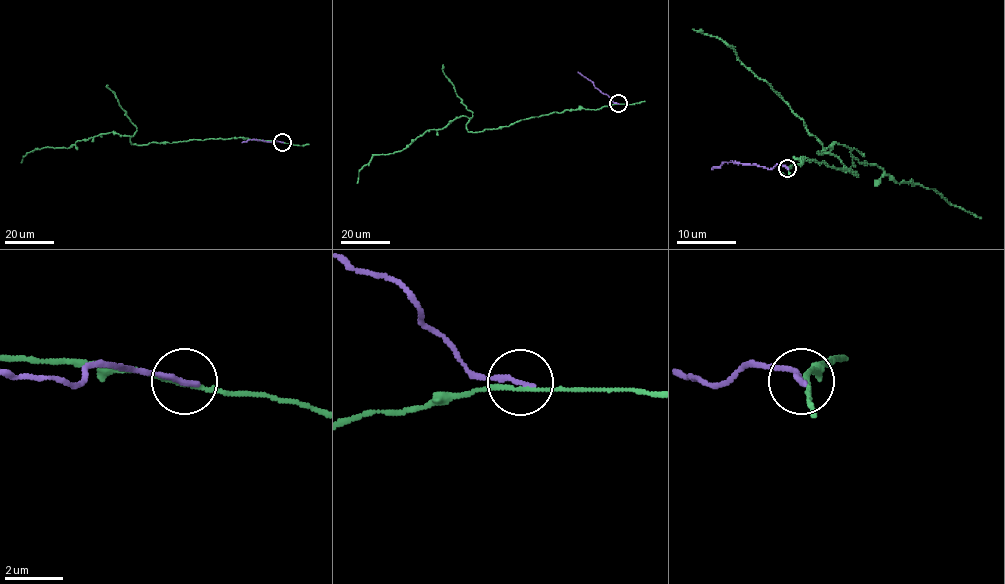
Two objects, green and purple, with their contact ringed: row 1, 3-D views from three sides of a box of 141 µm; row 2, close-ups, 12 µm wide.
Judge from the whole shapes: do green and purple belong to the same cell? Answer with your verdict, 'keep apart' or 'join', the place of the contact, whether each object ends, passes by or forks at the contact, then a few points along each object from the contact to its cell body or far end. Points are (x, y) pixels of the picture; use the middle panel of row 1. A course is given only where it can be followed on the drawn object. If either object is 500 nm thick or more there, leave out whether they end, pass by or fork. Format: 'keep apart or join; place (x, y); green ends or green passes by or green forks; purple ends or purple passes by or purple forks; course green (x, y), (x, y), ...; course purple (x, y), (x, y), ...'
keep apart; place (618, 103); green passes by; purple ends; course green (618, 104), (474, 132), (467, 131), (469, 118), (456, 117), (402, 150), (374, 155), (357, 183); course purple (618, 103), (578, 72)

